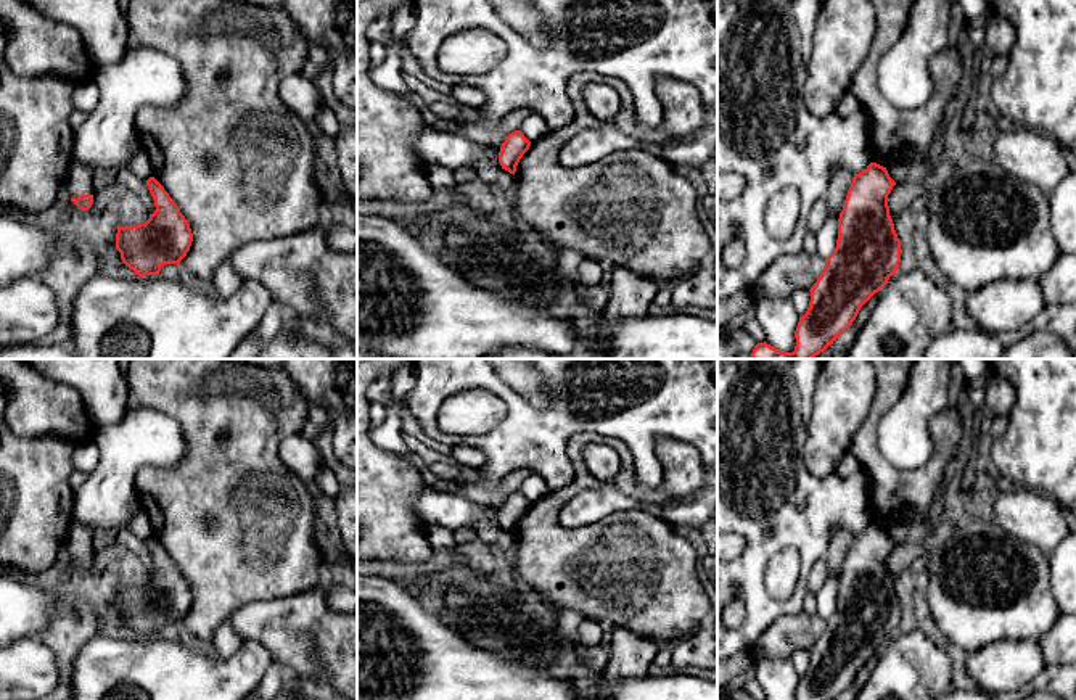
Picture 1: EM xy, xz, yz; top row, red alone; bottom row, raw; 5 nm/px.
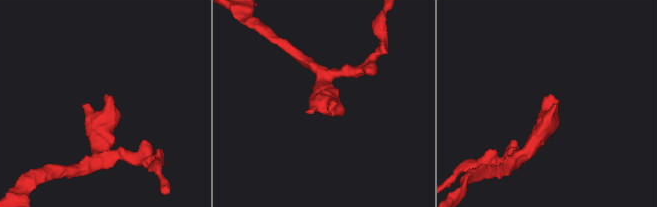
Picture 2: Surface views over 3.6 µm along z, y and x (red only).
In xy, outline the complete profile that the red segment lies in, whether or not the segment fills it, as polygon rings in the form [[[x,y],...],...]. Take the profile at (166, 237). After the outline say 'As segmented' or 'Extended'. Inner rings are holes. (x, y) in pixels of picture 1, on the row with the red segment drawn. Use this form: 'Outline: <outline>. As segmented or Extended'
Outline: [[[154,179],[146,180],[156,211],[145,224],[116,227],[116,249],[138,277],[159,275],[166,264],[179,264],[190,251],[193,233],[188,220]]]. As segmented

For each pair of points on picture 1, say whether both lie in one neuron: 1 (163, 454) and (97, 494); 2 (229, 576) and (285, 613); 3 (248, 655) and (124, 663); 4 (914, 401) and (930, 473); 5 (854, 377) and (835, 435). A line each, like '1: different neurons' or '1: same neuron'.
1: same neuron
2: different neurons
3: same neuron
4: different neurons
5: same neuron

